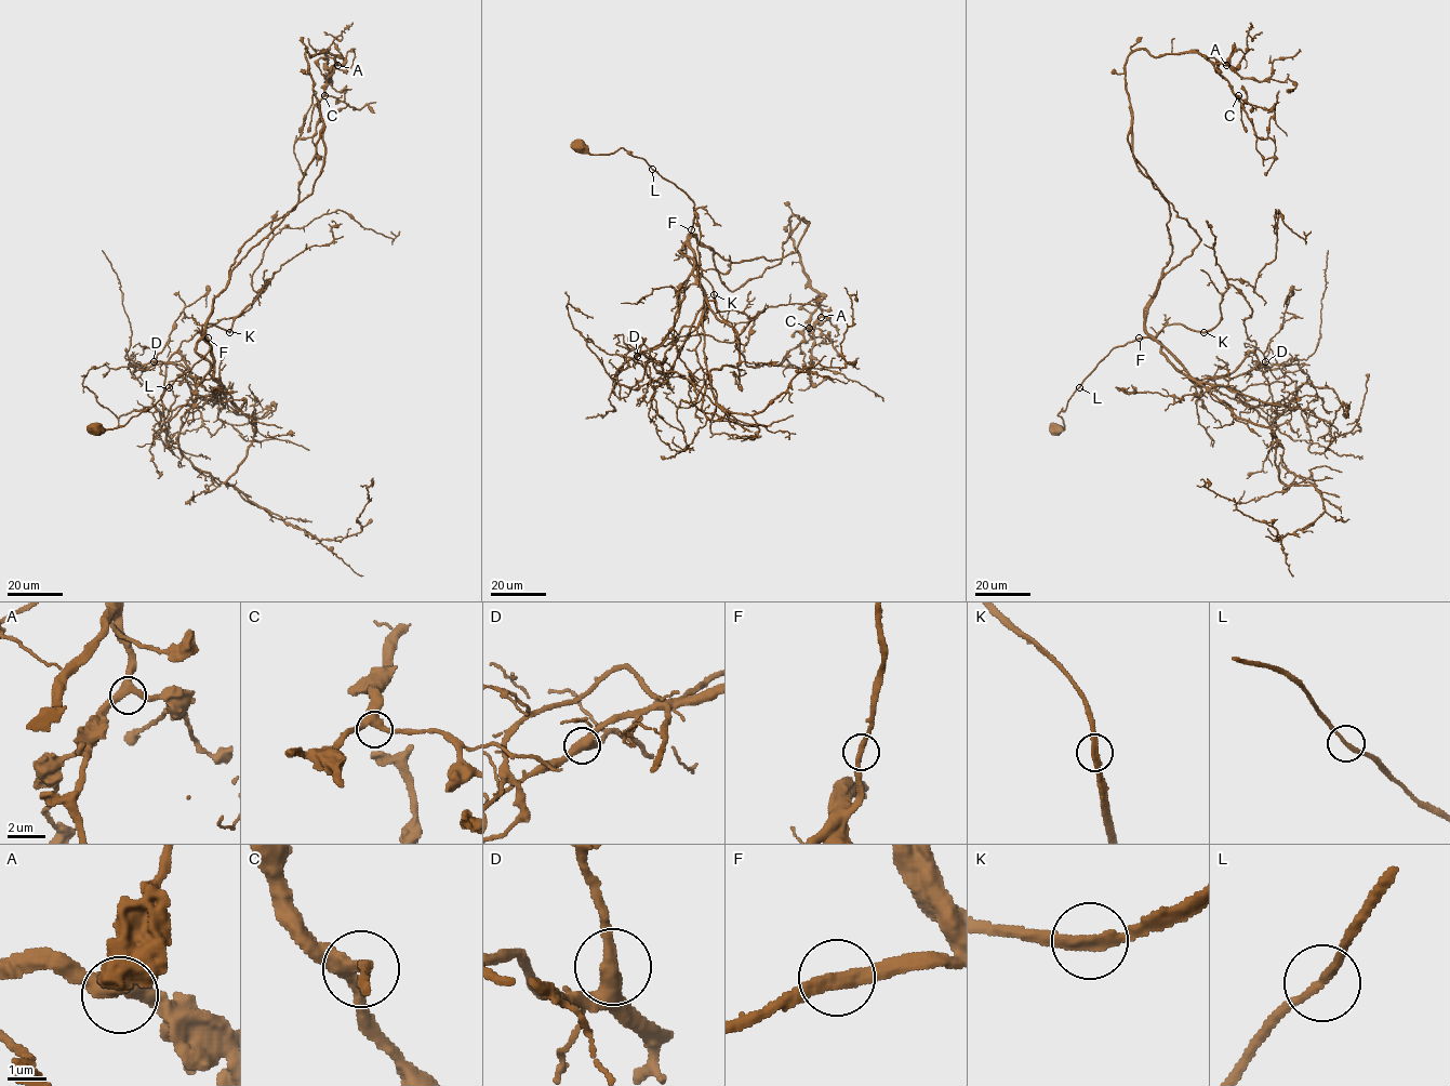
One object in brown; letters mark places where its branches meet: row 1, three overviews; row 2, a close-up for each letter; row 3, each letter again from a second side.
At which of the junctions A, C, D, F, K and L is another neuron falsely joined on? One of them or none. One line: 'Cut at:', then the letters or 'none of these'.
Cut at: F

